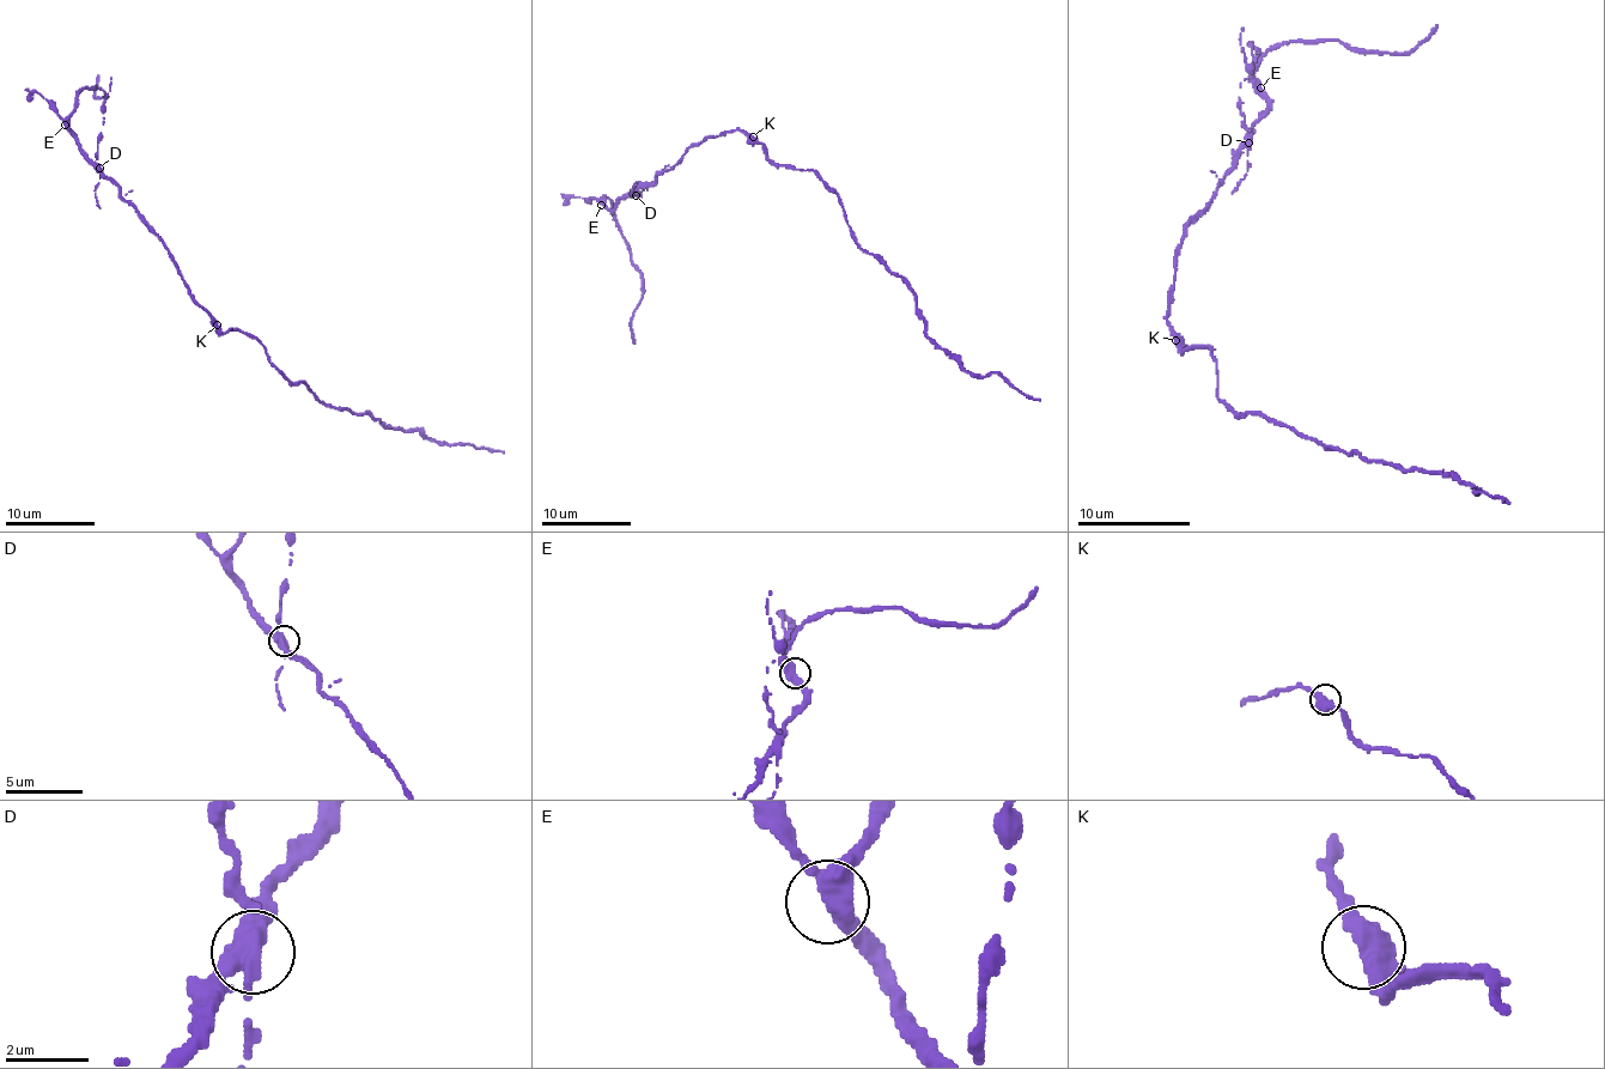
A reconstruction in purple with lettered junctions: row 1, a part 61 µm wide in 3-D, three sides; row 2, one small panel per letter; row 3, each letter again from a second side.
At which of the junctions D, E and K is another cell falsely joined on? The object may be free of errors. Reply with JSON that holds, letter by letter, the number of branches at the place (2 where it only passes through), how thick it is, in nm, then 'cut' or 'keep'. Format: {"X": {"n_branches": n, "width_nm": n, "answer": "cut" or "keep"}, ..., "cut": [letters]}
{"D": {"n_branches": 3, "width_nm": 360, "answer": "cut"}, "E": {"n_branches": 3, "width_nm": 360, "answer": "keep"}, "K": {"n_branches": 2, "width_nm": 440, "answer": "keep"}, "cut": ["D"]}

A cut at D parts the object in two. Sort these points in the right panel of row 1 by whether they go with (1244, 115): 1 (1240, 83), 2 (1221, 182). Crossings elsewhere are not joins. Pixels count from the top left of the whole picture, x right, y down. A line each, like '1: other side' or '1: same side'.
1: same side
2: other side

